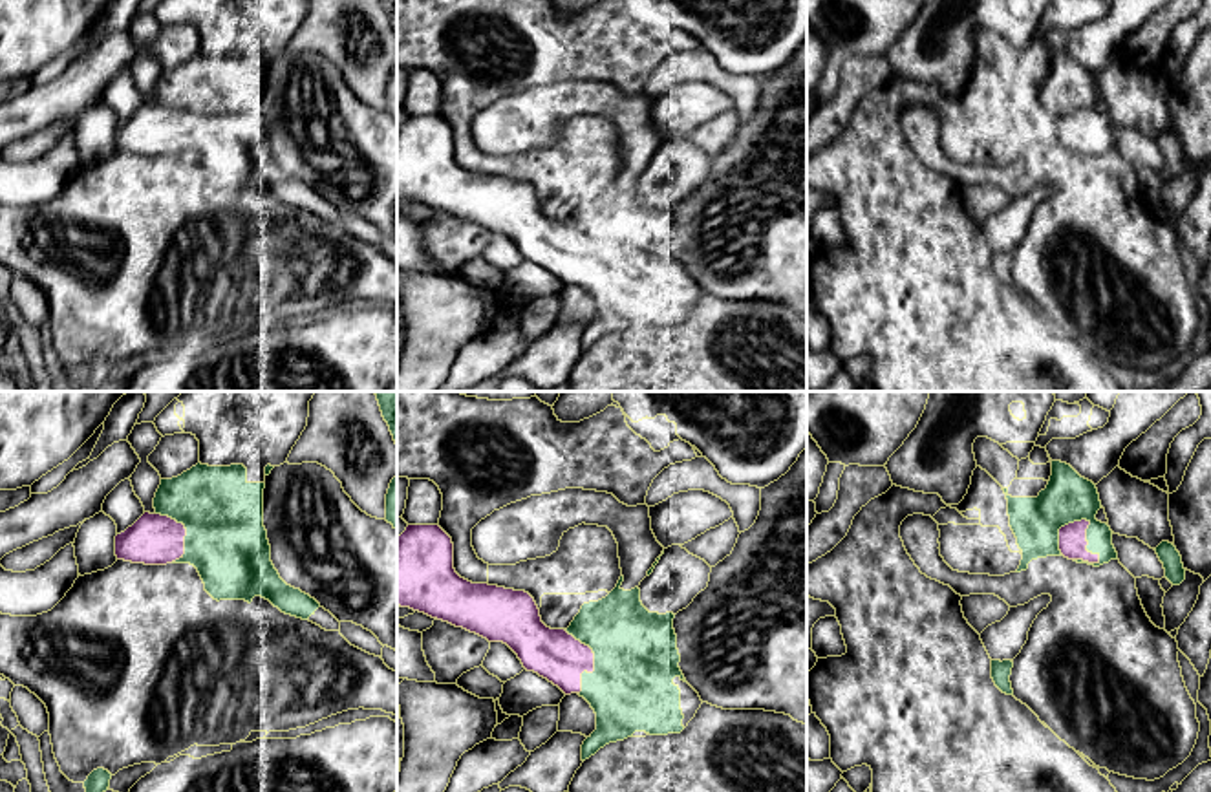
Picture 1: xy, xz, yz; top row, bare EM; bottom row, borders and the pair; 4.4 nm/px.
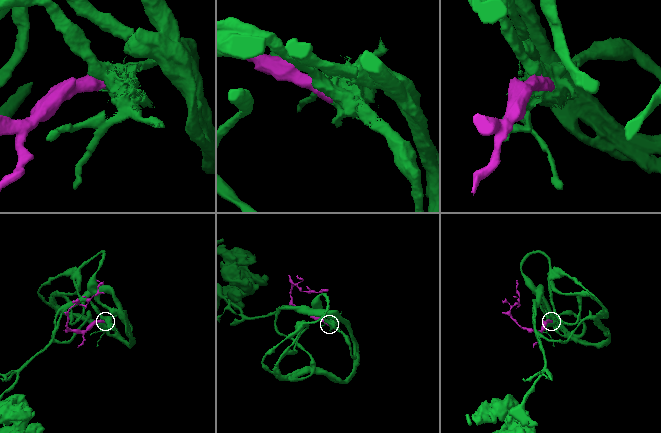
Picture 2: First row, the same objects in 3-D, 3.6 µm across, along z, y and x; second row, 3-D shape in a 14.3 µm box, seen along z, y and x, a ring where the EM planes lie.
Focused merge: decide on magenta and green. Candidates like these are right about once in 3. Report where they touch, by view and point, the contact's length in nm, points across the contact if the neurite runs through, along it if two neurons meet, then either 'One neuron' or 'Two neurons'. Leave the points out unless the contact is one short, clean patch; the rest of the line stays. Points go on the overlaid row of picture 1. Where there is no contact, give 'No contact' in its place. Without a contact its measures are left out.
Touches magenta at yz (1085, 531). Shared border 240 nm. One neuron

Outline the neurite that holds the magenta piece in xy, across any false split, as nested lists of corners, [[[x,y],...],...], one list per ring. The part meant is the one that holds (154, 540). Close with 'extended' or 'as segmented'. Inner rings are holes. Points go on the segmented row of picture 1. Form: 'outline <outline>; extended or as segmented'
outline [[[198,463],[172,479],[161,479],[154,498],[155,512],[145,512],[132,527],[115,536],[117,560],[166,565],[190,563],[214,600],[269,600],[282,613],[309,620],[326,631],[340,631],[340,622],[315,598],[287,585],[271,562],[263,527],[265,483],[249,483],[243,465],[209,466]]]; extended

